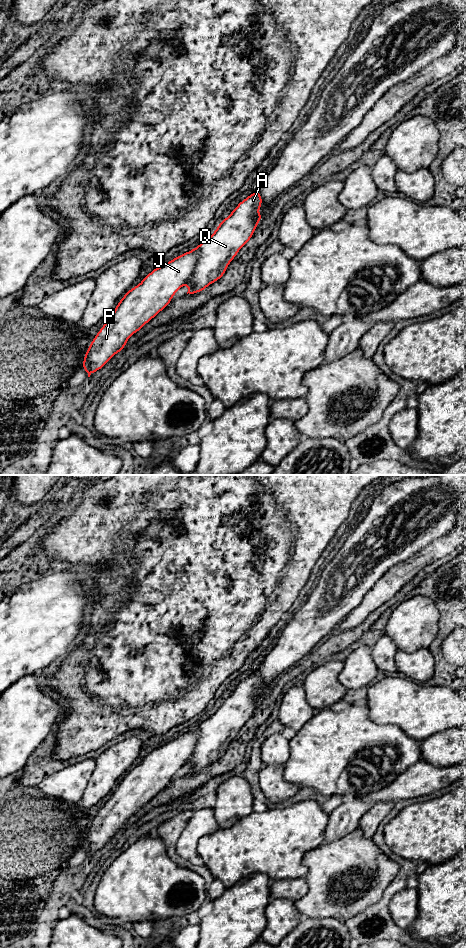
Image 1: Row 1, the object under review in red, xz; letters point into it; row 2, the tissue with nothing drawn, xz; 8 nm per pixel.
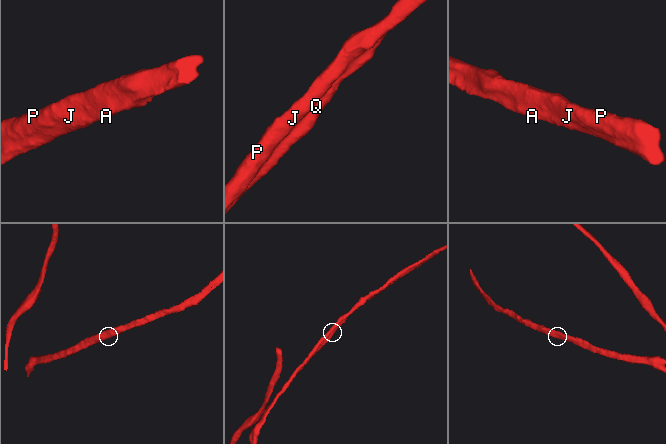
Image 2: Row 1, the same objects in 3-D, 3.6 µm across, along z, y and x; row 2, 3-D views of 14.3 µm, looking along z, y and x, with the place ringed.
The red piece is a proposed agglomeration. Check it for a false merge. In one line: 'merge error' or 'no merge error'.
merge error

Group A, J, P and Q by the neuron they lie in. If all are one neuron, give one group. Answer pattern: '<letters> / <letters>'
A Q / J P

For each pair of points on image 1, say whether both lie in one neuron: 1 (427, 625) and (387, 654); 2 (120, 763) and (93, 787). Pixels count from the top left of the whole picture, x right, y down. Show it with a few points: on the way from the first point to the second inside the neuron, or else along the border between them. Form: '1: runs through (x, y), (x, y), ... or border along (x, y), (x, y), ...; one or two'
1: runs through (417, 625), (396, 644); one
2: runs through (113, 769), (100, 782); one

